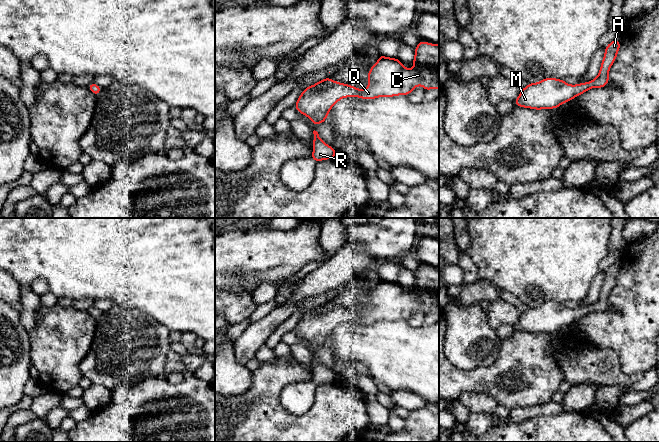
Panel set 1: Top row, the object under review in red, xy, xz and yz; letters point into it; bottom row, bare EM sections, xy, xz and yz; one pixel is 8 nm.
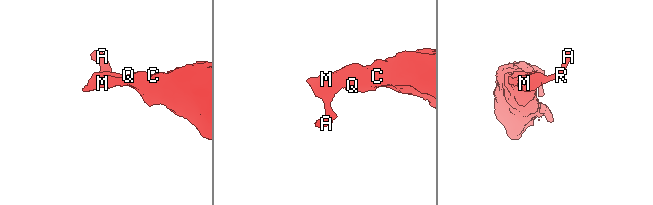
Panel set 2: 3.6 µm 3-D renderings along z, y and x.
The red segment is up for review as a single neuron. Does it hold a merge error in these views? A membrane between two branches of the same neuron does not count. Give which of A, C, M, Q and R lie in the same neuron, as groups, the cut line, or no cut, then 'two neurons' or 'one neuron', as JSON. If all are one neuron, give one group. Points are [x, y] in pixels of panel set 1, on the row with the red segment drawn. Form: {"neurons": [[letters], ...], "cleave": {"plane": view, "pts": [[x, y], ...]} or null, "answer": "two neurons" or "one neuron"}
{"neurons": [["A", "C", "M", "Q", "R"]], "cleave": null, "answer": "one neuron"}

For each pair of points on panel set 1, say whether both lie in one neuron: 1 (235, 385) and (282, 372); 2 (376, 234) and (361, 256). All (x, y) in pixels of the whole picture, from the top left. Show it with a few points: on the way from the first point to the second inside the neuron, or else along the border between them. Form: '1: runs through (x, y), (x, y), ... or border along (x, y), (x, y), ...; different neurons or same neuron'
1: border along (252, 372), (250, 387), (242, 394), (234, 395); different neurons
2: border along (366, 248), (373, 258); different neurons

